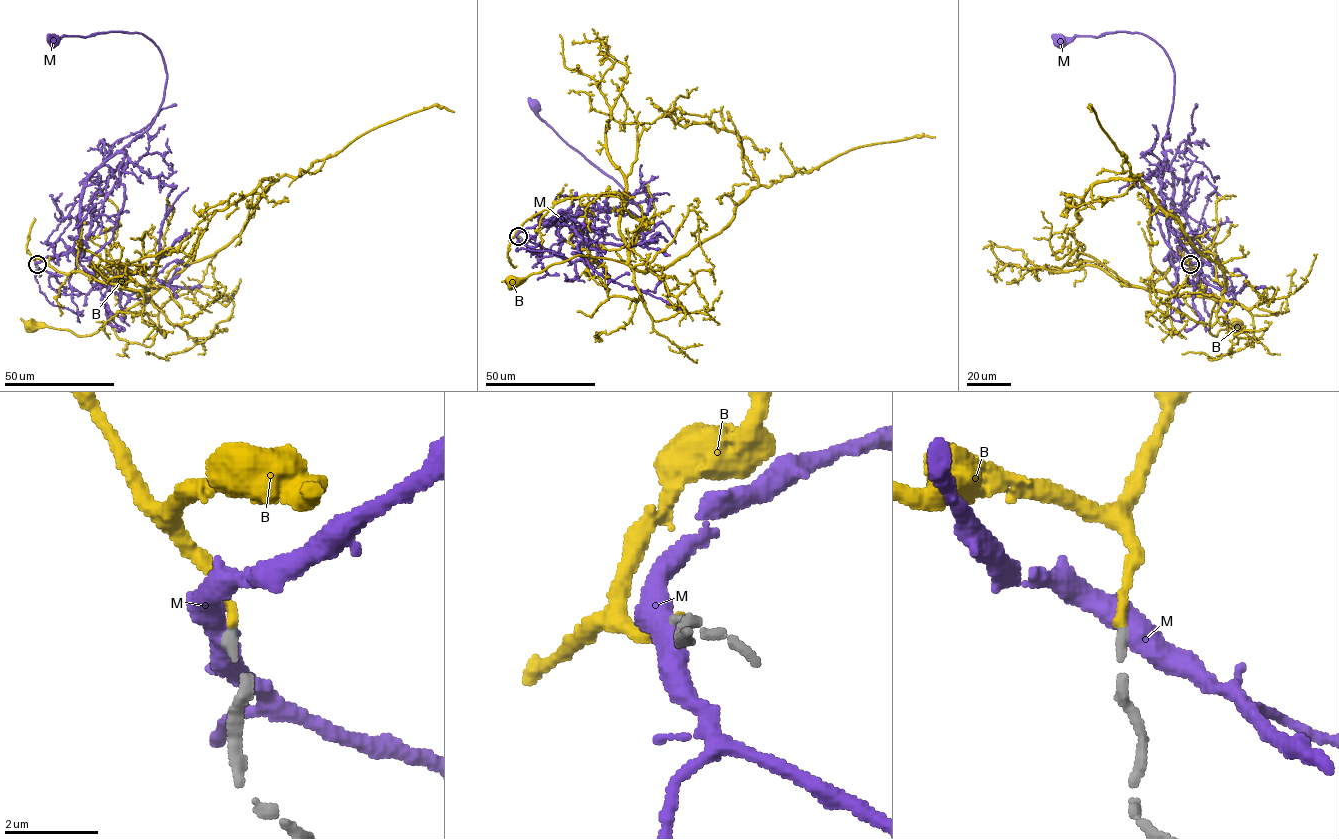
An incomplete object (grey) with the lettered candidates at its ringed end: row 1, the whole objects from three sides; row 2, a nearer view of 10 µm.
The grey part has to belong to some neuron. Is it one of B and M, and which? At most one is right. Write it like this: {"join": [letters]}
{"join": ["B"]}

